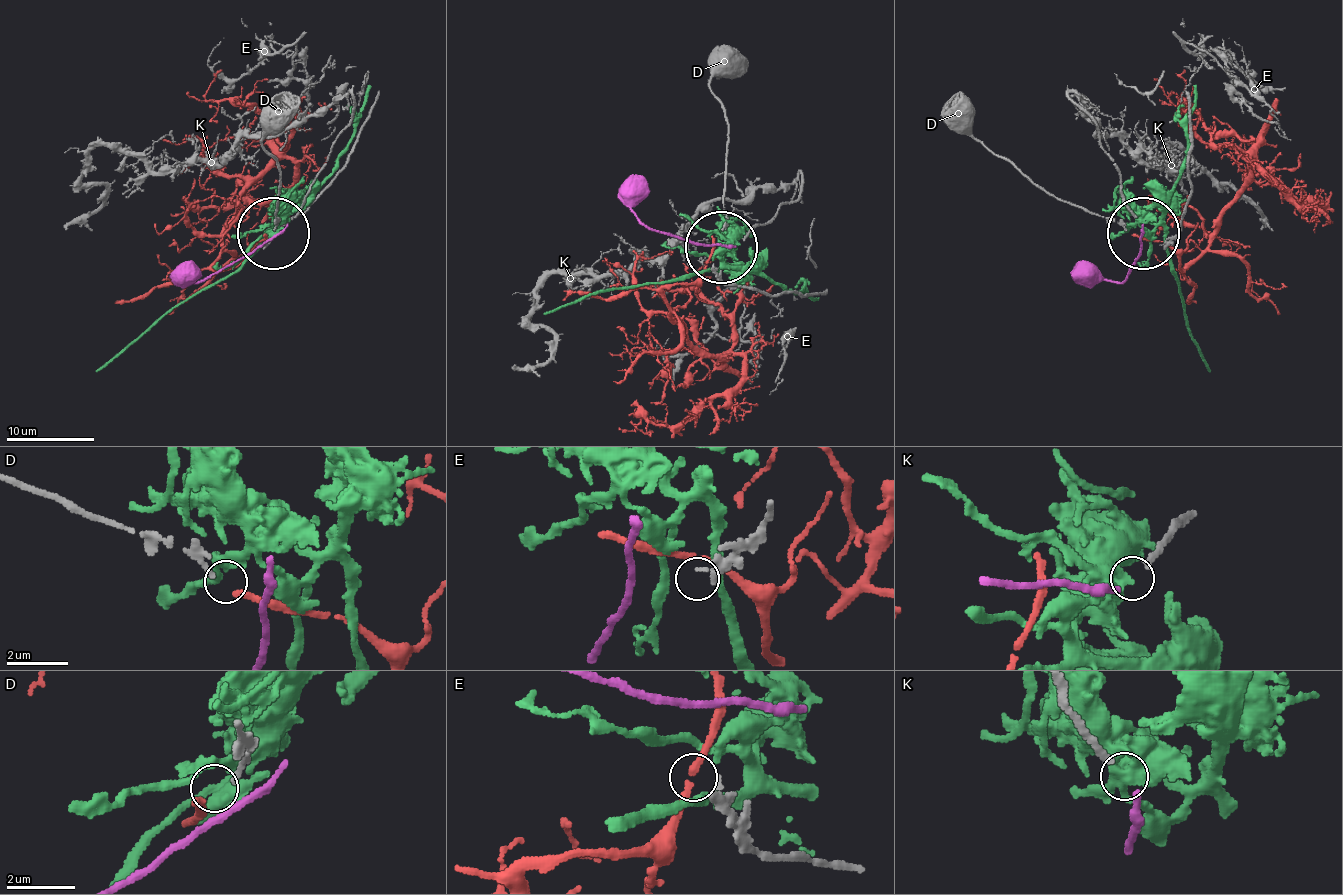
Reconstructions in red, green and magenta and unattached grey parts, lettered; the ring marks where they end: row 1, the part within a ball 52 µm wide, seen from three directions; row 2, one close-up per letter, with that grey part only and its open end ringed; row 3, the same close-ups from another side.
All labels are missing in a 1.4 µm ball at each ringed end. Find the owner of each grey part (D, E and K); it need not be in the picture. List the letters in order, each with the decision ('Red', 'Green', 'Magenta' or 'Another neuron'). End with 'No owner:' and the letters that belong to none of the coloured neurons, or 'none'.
D: Red
E: Another neuron
K: Magenta
No owner: E

